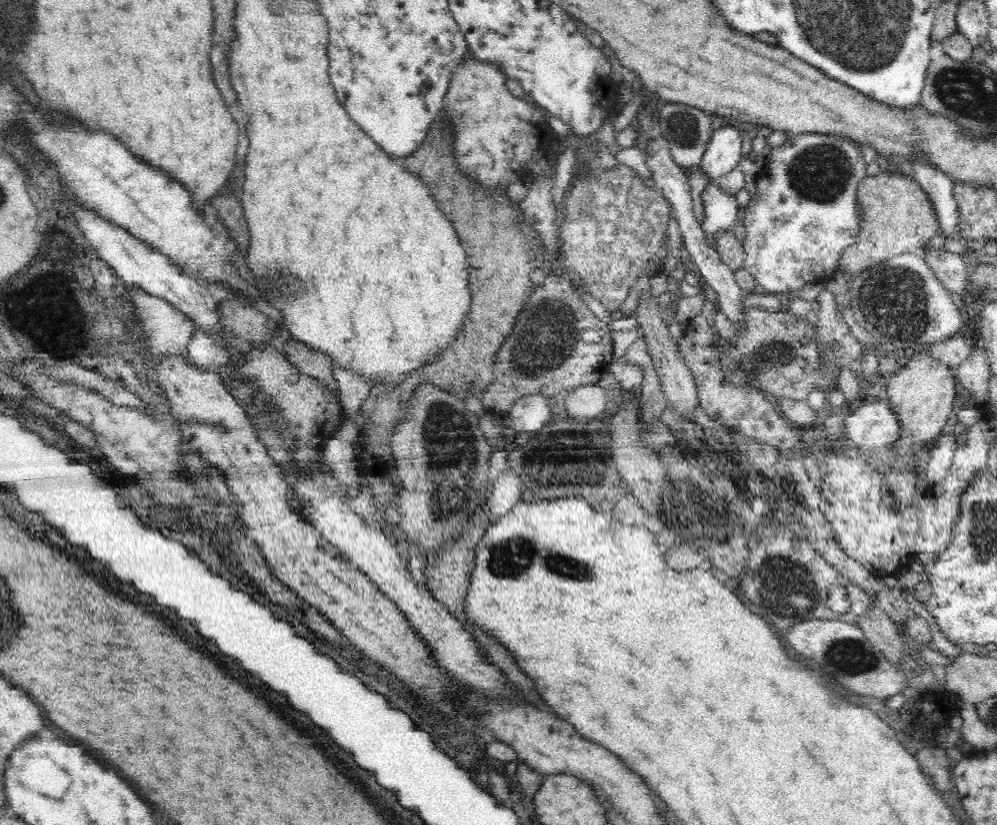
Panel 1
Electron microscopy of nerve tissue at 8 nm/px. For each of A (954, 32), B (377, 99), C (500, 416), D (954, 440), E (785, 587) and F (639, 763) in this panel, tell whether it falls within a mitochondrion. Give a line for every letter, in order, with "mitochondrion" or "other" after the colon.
A: other
B: mitochondrion
C: other
D: other
E: mitochondrion
F: other

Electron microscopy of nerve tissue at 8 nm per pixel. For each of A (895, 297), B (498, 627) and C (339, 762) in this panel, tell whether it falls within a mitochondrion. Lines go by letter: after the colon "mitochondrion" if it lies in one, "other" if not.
A: mitochondrion
B: other
C: other

